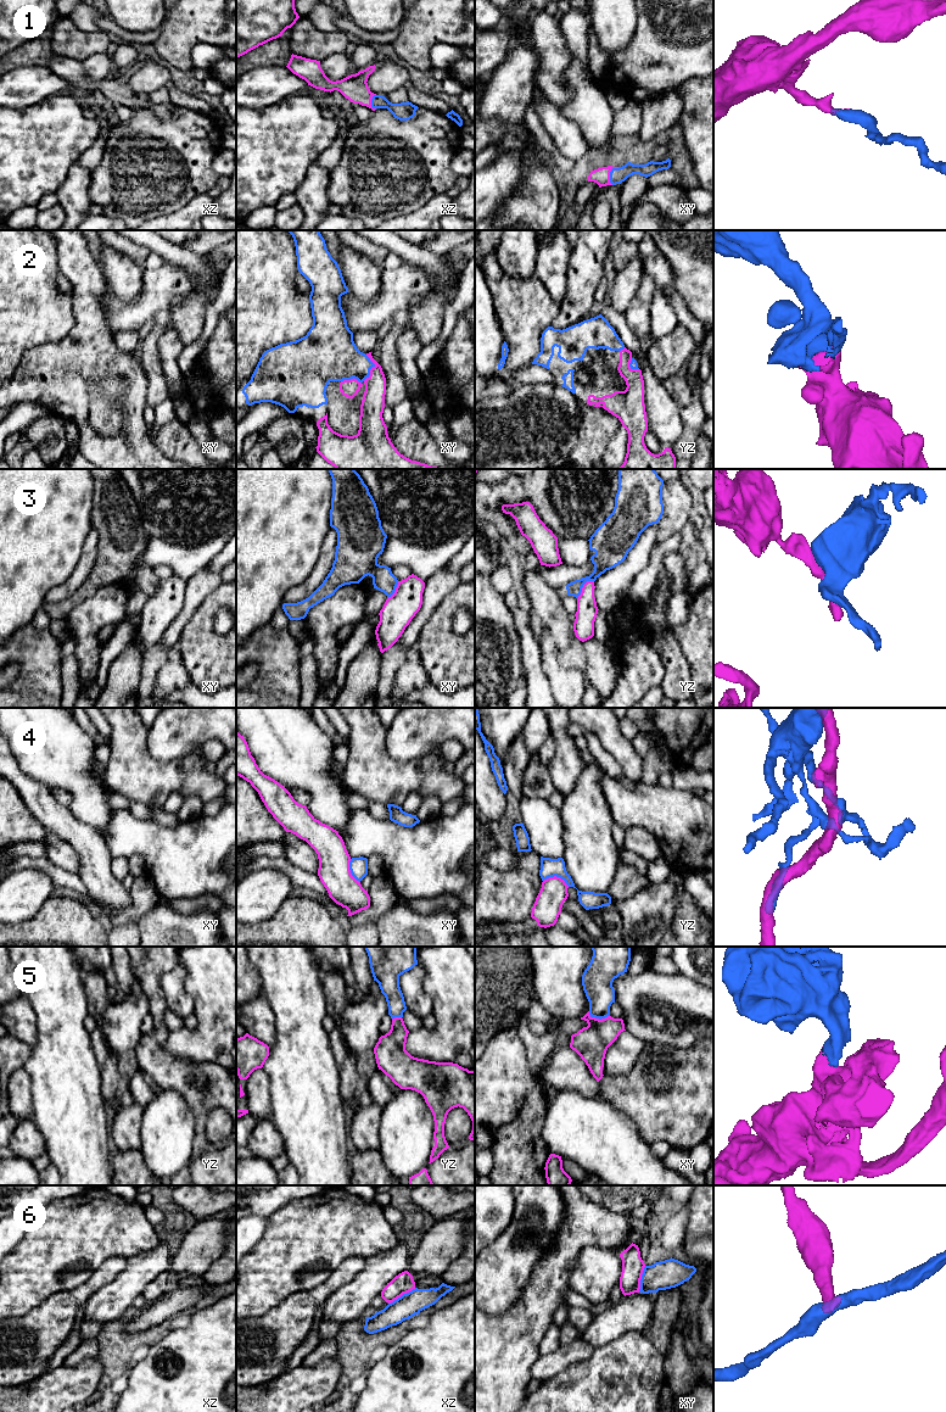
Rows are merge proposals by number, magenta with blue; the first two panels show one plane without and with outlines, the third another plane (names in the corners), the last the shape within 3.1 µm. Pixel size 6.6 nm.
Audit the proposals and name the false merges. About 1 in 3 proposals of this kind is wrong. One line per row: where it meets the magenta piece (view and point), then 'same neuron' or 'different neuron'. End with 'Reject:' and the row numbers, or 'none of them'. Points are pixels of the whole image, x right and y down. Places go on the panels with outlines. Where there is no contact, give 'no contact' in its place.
1: meets magenta in xy at (609, 173); same neuron
2: meets magenta in xy at (371, 368); same neuron
3: meets magenta in yz at (582, 587); different neuron
4: meets magenta in yz at (555, 876); different neuron
5: meets magenta in xy at (598, 1019); same neuron
6: meets magenta in xz at (402, 1294); different neuron
Reject: 3, 4, 6

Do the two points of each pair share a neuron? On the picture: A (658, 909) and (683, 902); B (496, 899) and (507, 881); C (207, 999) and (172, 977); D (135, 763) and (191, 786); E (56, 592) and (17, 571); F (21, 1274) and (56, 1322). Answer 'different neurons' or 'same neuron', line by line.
A: different neurons
B: same neuron
C: different neurons
D: same neuron
E: different neurons
F: different neurons

